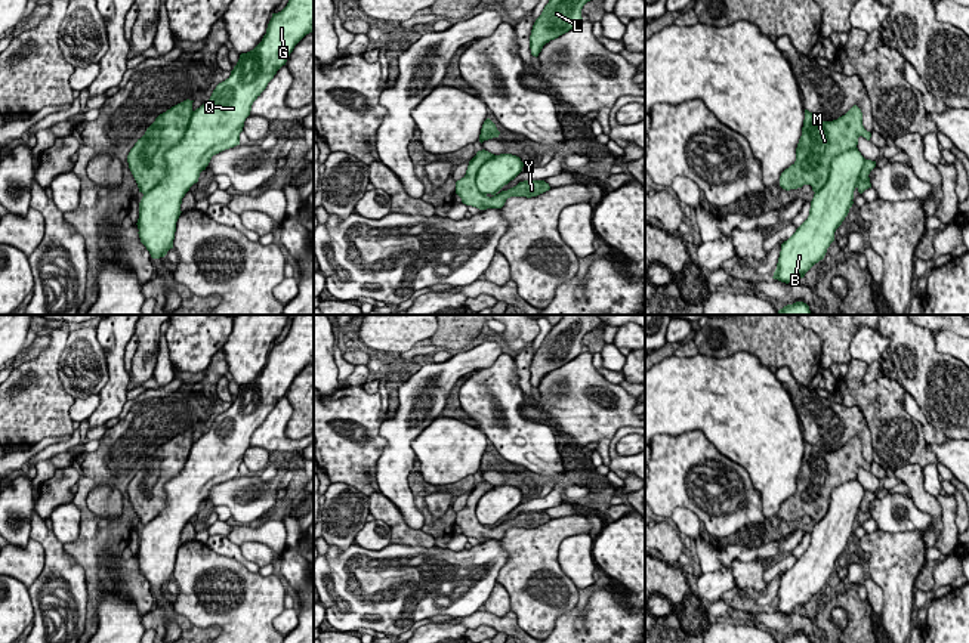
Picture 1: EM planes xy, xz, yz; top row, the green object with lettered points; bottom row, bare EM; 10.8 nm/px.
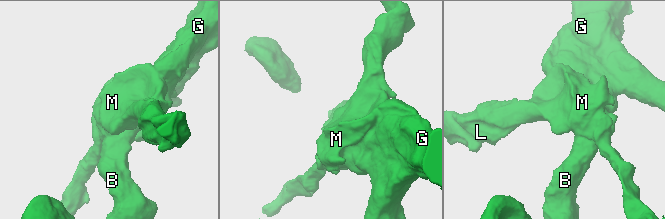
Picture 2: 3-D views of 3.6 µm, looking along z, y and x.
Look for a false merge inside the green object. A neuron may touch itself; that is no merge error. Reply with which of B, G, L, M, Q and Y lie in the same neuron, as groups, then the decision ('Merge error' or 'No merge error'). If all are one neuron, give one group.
Groups: B G Q / L M Y. Merge error

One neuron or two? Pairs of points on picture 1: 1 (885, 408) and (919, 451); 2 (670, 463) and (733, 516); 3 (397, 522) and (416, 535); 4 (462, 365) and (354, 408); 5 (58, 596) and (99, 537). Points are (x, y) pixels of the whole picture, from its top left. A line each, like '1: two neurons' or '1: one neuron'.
1: one neuron
2: one neuron
3: one neuron
4: two neurons
5: two neurons

